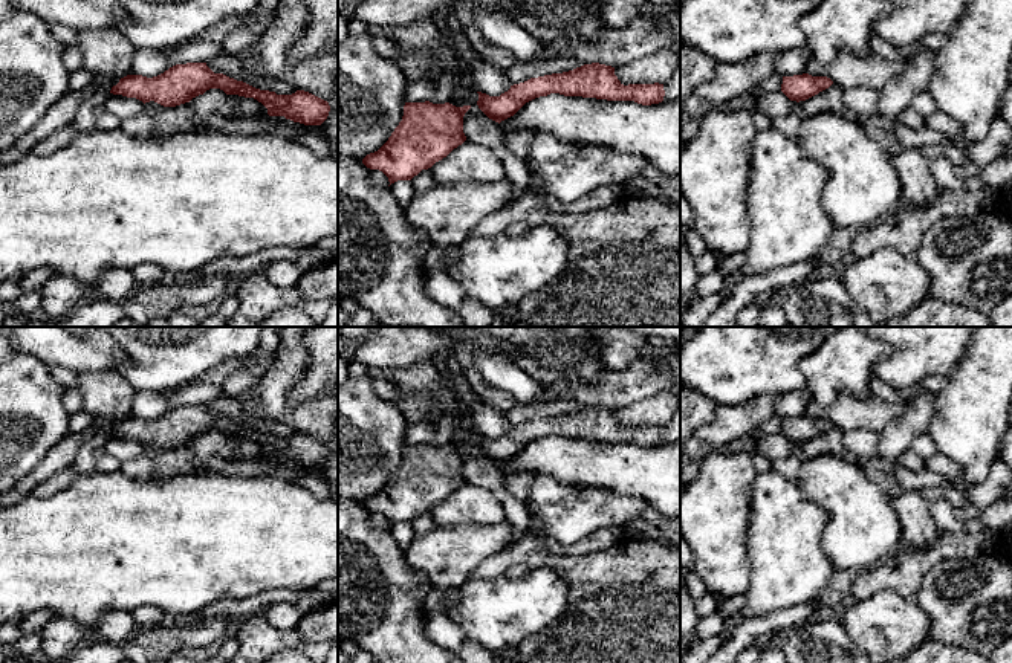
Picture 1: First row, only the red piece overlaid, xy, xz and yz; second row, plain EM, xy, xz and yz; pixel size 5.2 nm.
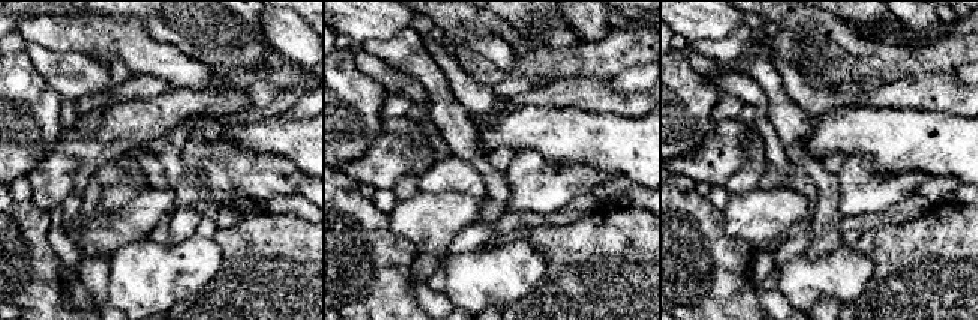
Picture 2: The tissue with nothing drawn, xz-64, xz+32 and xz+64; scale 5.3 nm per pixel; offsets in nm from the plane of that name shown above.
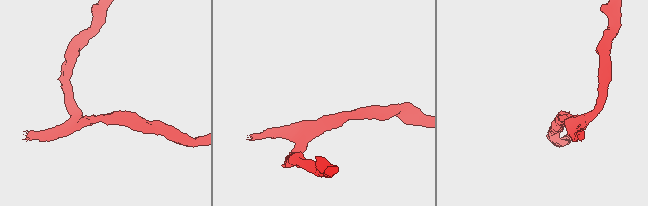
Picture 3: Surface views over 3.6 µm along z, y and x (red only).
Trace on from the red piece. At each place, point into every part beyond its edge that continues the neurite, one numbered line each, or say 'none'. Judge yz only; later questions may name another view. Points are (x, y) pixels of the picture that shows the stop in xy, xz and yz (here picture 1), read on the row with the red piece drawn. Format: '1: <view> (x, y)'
none

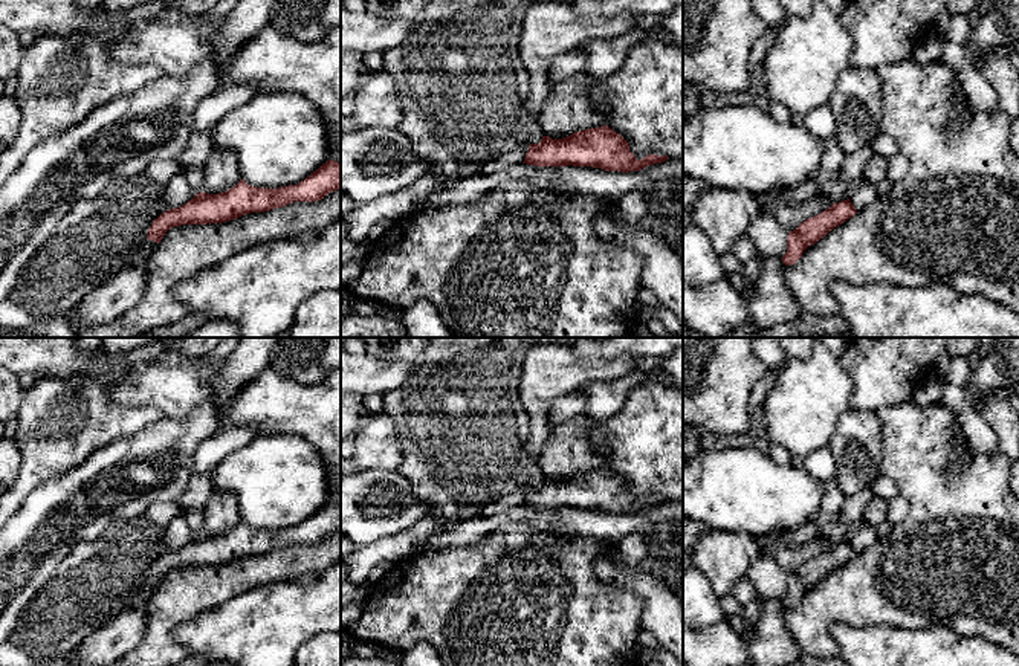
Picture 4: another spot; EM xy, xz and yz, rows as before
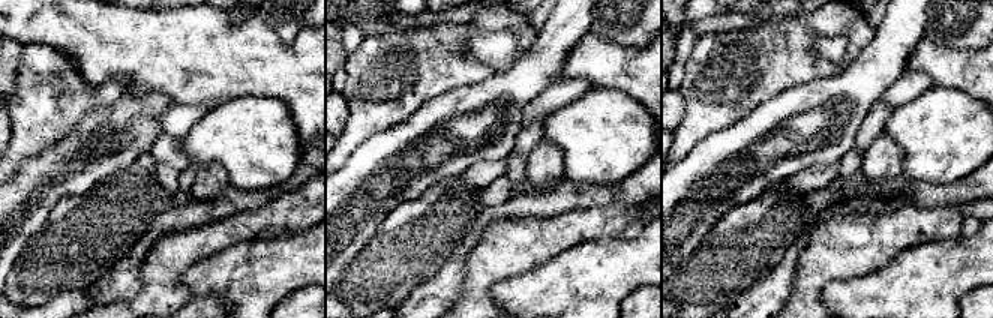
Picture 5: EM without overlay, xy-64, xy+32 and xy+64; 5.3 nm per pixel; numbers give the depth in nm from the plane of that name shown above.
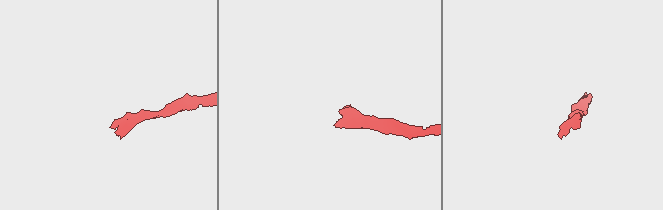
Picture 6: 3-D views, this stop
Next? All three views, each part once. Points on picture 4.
1: xy (110, 300)

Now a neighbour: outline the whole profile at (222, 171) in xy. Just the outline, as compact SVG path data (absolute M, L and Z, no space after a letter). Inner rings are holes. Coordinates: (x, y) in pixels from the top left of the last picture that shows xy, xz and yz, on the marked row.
M212 150L203 166L203 192L225 192L240 180L240 165L231 150Z

